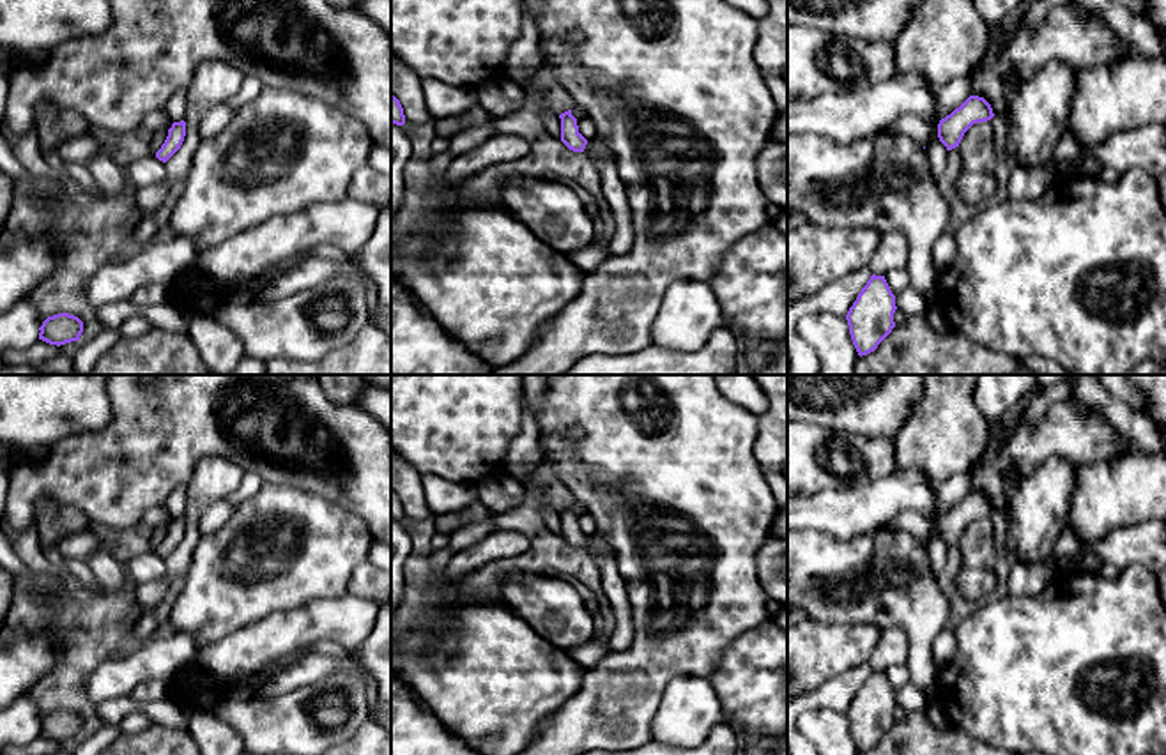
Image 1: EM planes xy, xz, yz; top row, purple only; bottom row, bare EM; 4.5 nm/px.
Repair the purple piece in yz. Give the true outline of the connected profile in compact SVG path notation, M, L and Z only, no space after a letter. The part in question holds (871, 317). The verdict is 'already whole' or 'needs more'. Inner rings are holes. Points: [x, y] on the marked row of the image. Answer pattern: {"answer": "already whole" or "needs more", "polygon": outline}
{"answer": "already whole", "polygon": "M872 274L846 315L860 357L874 352L892 332L895 309L895 295L885 276Z"}

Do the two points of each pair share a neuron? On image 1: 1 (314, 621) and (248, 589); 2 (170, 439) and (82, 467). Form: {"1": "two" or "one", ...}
{"1": "two", "2": "one"}

